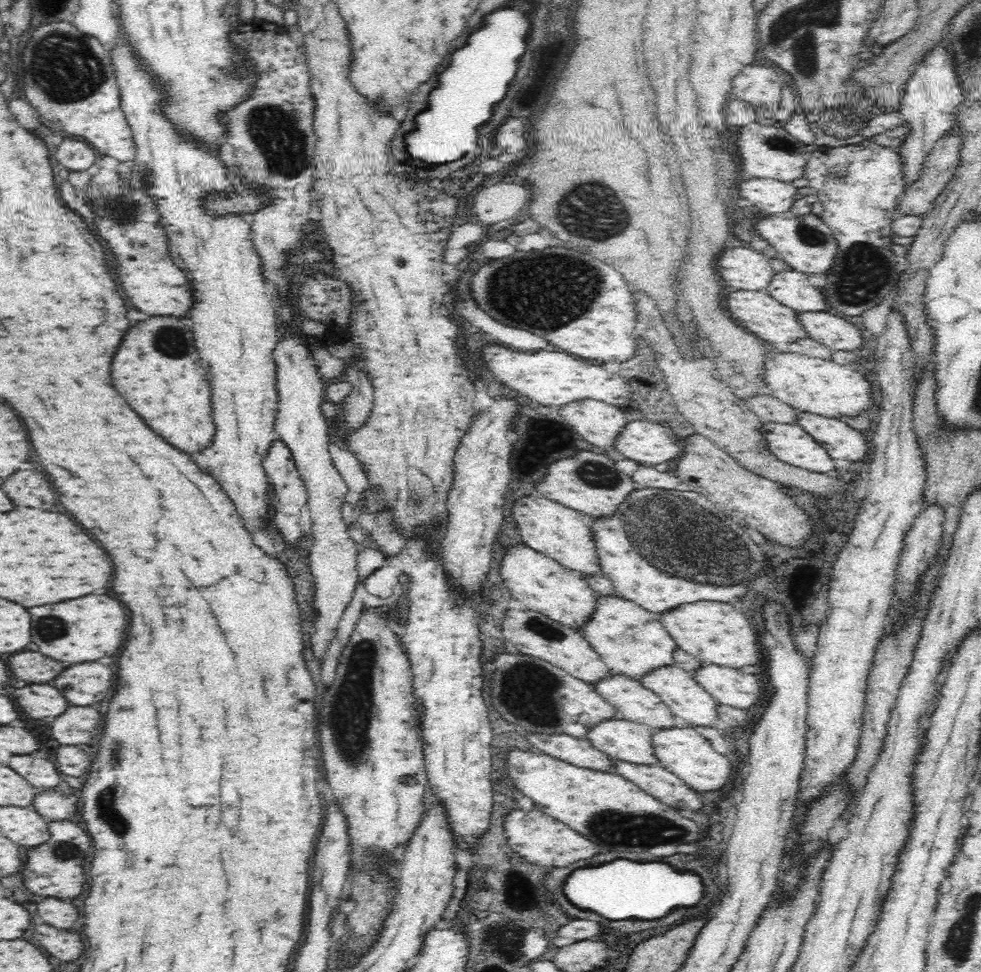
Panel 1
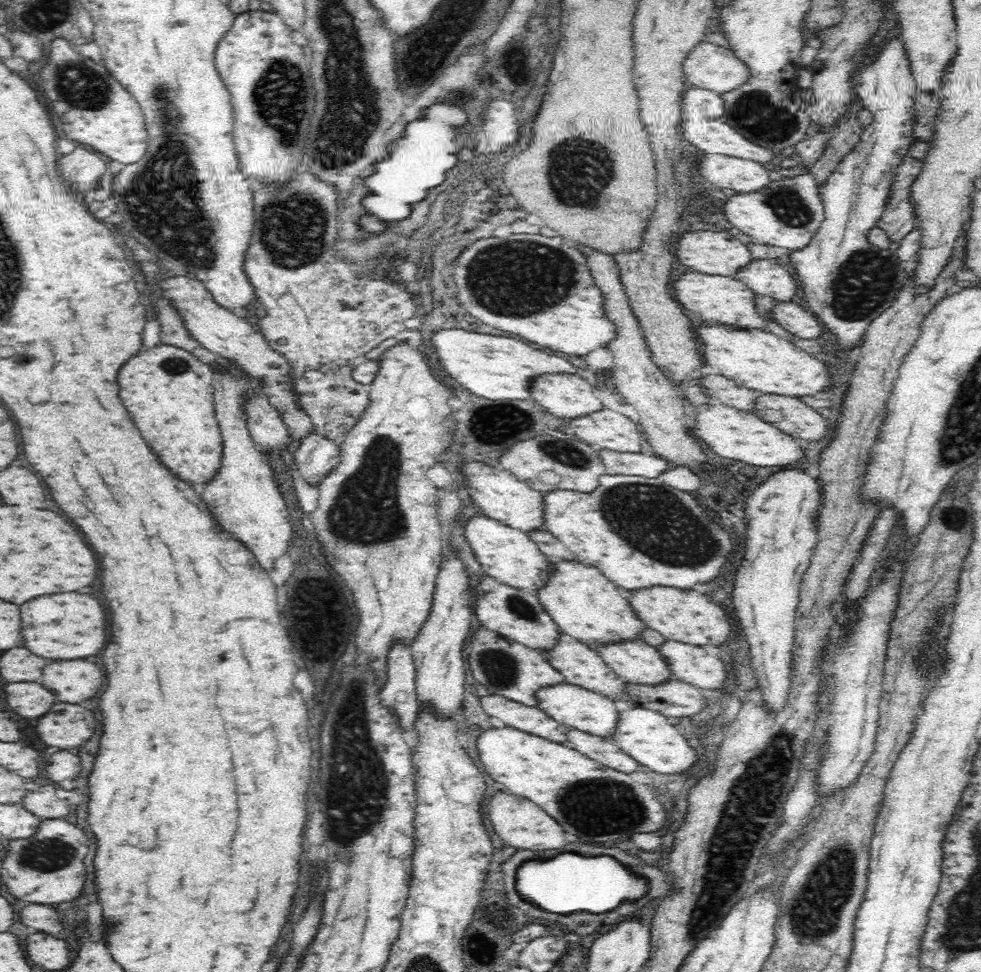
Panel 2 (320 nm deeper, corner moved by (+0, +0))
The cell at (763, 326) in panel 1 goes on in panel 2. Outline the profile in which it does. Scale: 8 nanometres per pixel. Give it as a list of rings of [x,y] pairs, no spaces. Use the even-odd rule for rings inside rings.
[[[687,269],[676,276],[674,285],[676,285],[678,301],[682,302],[688,310],[702,316],[704,320],[714,320],[716,324],[726,324],[726,326],[738,326],[742,330],[767,329],[766,318],[756,306],[757,292],[746,286],[746,283],[734,277],[700,274]]]

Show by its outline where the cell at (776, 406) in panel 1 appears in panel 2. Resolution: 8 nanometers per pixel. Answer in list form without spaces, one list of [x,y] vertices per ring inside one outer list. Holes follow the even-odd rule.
[[[723,374],[702,376],[700,383],[722,405],[746,412],[754,412],[758,399],[763,395],[726,378]]]

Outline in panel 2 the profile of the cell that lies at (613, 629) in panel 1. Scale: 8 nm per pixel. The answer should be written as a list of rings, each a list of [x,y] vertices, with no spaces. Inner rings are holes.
[[[556,562],[555,576],[538,592],[540,603],[563,634],[591,649],[638,641],[646,632],[646,623],[638,617],[631,605],[630,592],[610,583],[597,569],[579,562]]]

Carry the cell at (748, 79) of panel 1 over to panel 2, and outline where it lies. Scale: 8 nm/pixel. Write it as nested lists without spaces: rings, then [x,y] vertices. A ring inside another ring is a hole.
[[[708,41],[694,46],[684,62],[684,76],[695,88],[722,96],[744,86],[752,69],[732,51]]]

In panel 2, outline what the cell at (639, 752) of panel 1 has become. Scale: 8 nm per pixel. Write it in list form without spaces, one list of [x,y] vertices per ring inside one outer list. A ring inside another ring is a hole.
[[[570,683],[542,688],[538,692],[538,701],[540,701],[540,709],[544,713],[554,720],[565,724],[569,729],[579,730],[600,738],[611,738],[614,736],[622,716],[613,700]]]

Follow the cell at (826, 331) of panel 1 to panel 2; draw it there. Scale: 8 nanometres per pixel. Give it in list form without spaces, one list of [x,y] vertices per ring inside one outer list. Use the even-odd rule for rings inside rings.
[[[778,302],[770,312],[770,317],[774,317],[774,321],[778,321],[788,332],[804,340],[824,334],[824,323],[794,302]]]

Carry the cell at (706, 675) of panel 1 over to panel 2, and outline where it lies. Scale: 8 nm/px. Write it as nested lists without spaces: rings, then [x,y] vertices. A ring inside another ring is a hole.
[[[666,640],[659,651],[676,680],[704,690],[726,688],[728,670],[724,662],[708,654],[704,648]]]

